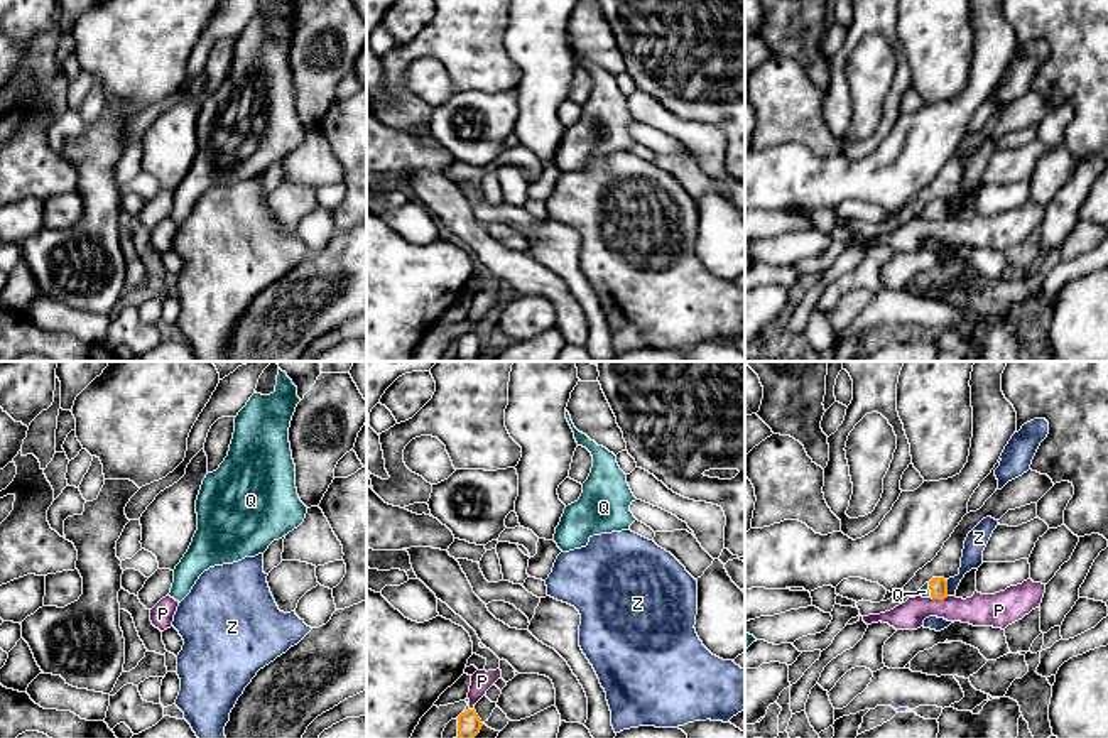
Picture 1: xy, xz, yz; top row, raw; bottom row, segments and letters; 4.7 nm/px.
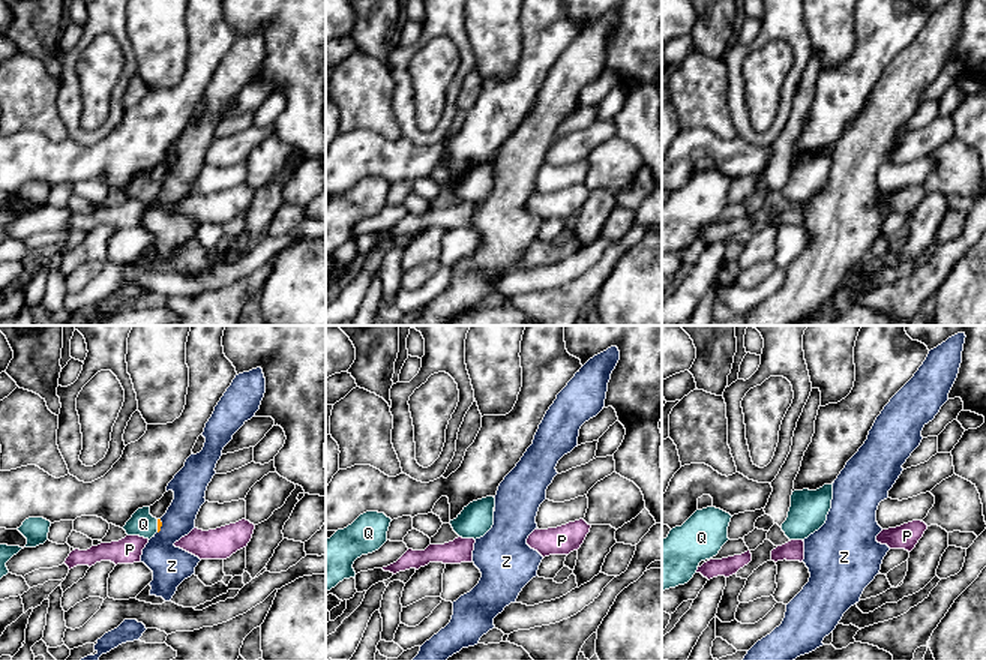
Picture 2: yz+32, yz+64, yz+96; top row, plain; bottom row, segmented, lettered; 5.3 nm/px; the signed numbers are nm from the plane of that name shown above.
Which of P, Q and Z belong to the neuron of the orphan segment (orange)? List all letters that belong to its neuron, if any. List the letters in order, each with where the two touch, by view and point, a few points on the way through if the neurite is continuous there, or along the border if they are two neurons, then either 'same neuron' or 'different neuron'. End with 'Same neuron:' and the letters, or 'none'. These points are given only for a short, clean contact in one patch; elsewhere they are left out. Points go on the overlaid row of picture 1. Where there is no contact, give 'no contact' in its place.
P: contact yz (939, 598); different neuron
Q: contact yz (929, 588); way yz (938, 586), (929, 588), (924, 591); same neuron
Z: contact yz (946, 588); different neuron
Same neuron: Q

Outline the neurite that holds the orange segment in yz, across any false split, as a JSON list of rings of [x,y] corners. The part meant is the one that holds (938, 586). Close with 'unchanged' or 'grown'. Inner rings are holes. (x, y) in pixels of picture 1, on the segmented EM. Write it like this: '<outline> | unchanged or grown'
[[[932,578],[921,588],[919,596],[932,598],[932,600],[944,600],[948,598],[948,581],[944,578]]] | grown

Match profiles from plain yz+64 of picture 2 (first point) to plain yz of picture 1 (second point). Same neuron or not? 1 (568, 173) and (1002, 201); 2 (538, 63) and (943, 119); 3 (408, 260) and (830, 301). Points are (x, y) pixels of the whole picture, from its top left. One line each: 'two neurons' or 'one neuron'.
1: one neuron
2: one neuron
3: one neuron

